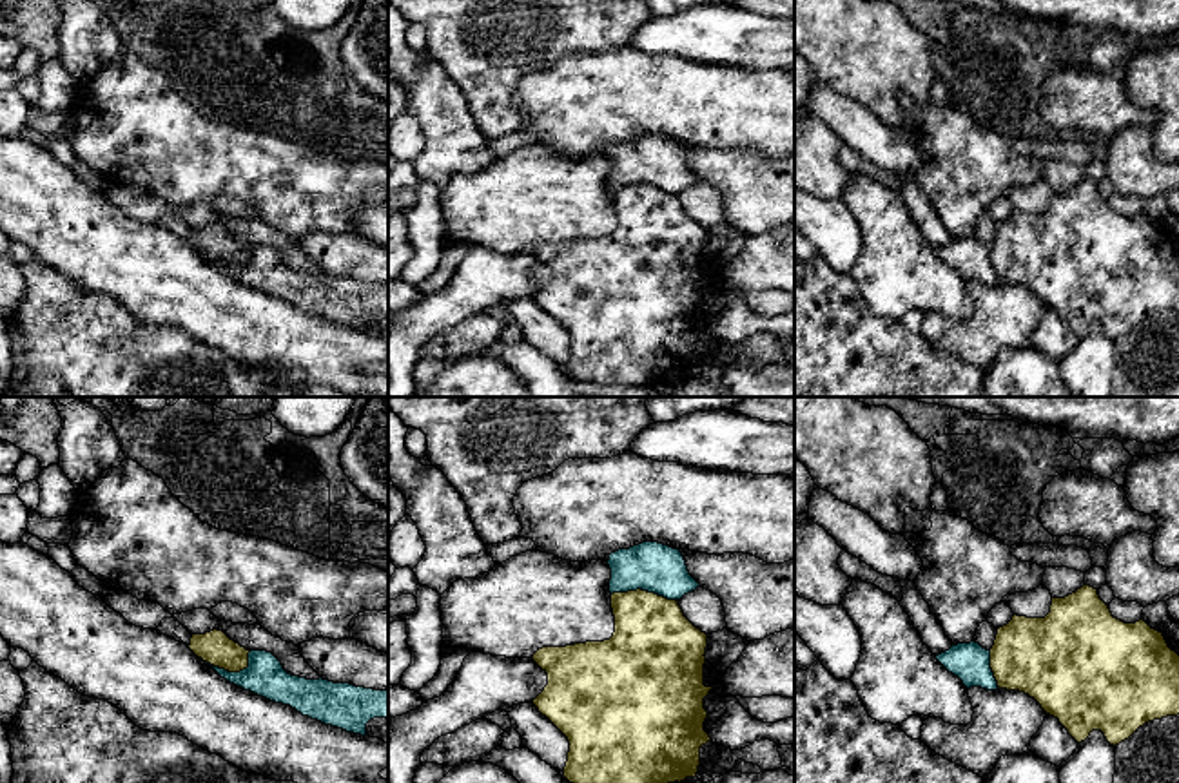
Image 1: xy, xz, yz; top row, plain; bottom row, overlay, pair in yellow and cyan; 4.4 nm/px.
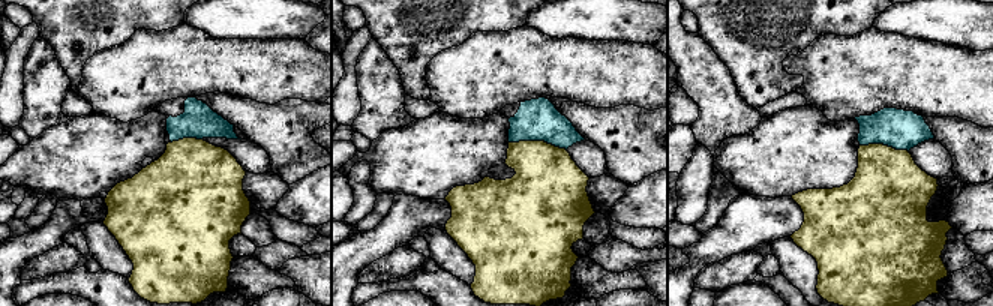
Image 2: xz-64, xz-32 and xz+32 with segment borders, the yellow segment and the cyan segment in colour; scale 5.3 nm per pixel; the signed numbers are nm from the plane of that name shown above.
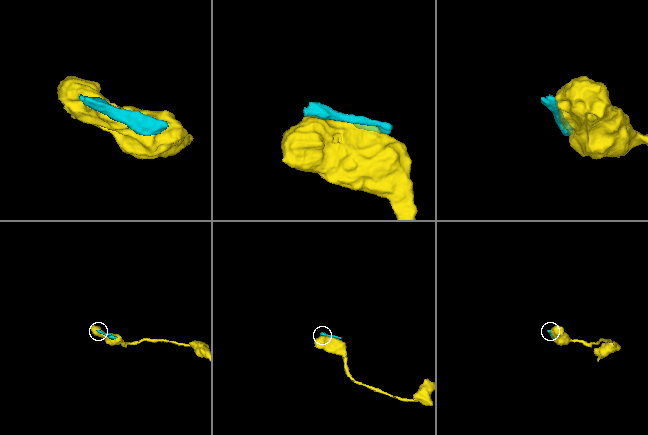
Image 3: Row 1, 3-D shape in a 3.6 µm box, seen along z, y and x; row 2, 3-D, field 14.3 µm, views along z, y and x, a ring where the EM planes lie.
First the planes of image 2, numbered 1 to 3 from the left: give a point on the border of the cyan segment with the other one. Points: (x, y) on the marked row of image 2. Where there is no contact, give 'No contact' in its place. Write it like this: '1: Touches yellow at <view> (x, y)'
1: Touches yellow at xz-64 (186, 138)
2: Touches yellow at xz-32 (537, 141)
3: Touches yellow at xz+32 (882, 144)

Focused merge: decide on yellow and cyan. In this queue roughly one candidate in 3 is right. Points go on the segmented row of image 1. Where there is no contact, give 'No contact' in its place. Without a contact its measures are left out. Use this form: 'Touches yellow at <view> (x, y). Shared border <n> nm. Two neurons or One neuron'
Touches yellow at xz (644, 591). Shared border 280 nm. Two neurons

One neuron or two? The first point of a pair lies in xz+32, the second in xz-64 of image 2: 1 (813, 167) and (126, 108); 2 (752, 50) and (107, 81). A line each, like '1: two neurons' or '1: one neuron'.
1: two neurons
2: two neurons

